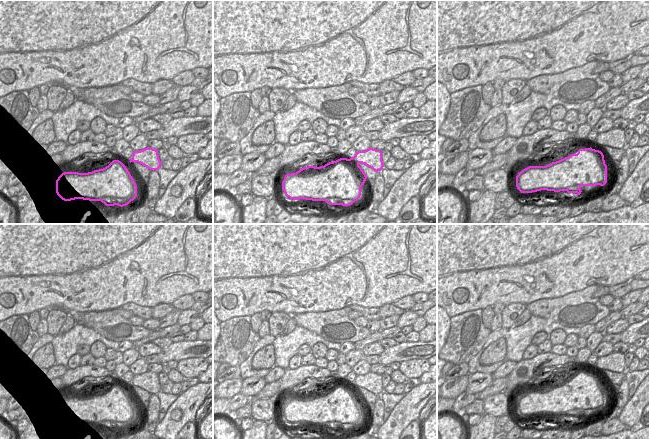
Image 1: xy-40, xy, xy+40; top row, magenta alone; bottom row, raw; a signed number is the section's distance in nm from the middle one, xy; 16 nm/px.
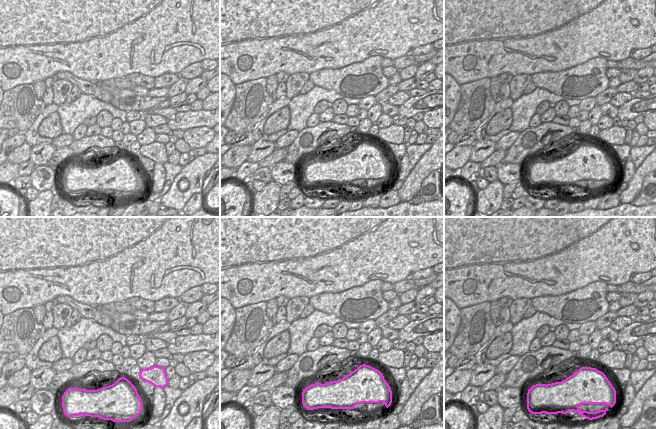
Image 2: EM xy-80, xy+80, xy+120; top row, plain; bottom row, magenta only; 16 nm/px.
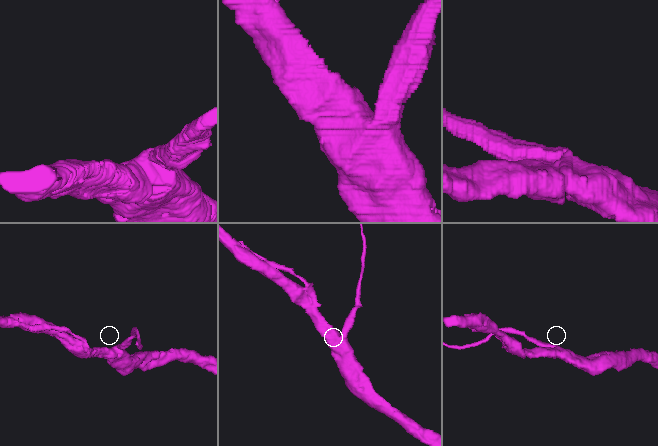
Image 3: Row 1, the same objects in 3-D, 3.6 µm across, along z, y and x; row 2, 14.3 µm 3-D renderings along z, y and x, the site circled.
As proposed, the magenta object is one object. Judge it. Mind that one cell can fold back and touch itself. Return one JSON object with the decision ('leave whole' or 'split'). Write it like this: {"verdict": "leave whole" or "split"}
{"verdict": "split"}

